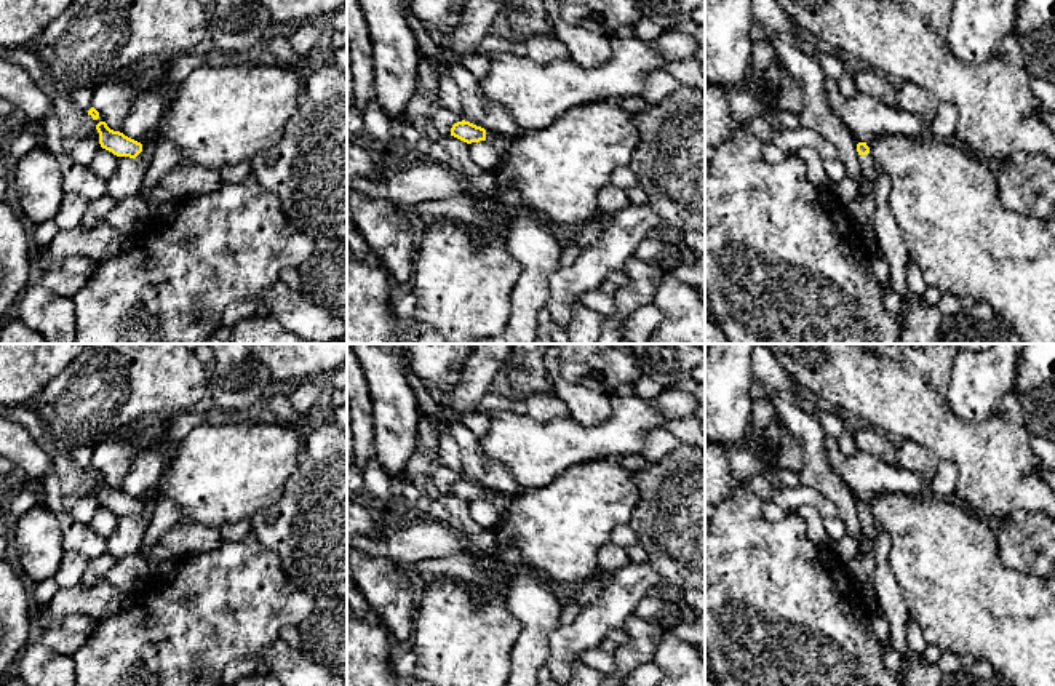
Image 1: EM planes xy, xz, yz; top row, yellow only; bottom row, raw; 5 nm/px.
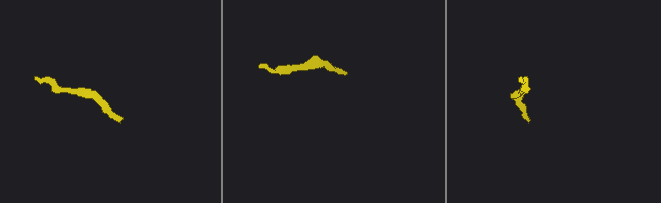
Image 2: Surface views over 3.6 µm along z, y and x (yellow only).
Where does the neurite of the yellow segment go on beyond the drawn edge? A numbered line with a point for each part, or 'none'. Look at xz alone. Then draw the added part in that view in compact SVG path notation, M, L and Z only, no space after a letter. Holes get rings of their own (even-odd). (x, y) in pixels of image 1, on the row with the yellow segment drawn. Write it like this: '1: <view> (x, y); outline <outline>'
none

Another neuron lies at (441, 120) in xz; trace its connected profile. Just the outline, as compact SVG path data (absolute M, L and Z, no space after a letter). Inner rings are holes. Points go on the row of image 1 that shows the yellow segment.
M436 107L430 117L428 130L433 136L451 136L452 125L462 120L465 120L462 112Z

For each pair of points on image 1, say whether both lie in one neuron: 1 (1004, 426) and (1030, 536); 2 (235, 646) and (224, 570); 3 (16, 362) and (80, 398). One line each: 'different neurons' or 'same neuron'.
1: different neurons
2: same neuron
3: different neurons

